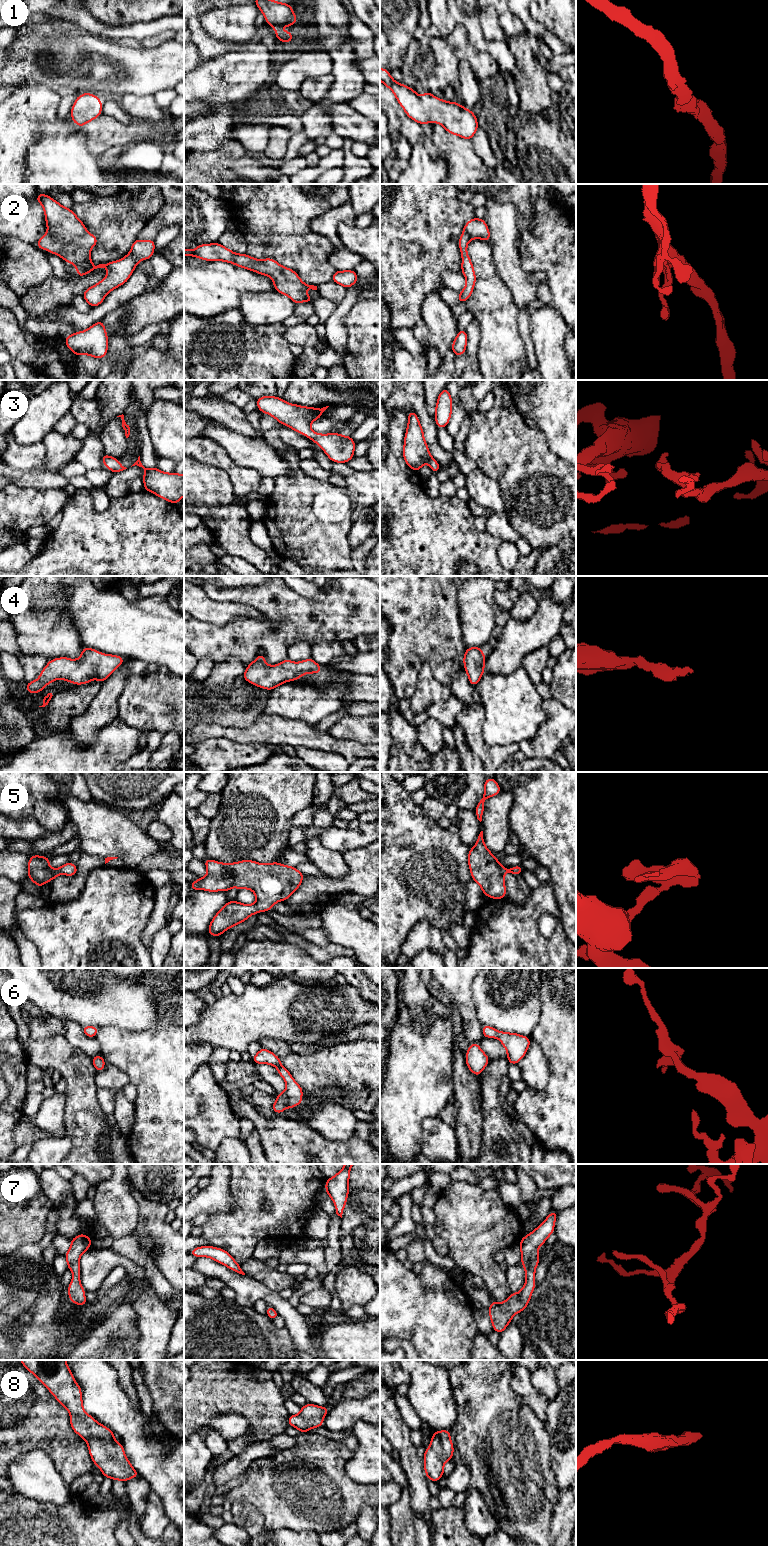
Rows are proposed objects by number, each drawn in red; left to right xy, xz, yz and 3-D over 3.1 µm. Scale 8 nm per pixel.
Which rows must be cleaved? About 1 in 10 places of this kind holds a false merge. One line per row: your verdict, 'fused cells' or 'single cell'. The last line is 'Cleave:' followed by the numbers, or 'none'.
1: single cell
2: single cell
3: single cell
4: single cell
5: single cell
6: single cell
7: single cell
8: single cell
Cleave: none

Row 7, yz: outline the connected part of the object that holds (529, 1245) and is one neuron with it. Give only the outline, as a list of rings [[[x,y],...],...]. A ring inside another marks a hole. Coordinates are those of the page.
[[[552,1211],[548,1217],[526,1237],[521,1237],[521,1260],[525,1269],[526,1282],[518,1293],[511,1293],[508,1299],[498,1303],[492,1299],[487,1309],[493,1325],[493,1330],[501,1334],[509,1325],[512,1317],[525,1310],[533,1293],[535,1284],[535,1270],[539,1264],[538,1248],[554,1233],[554,1225],[558,1213]]]

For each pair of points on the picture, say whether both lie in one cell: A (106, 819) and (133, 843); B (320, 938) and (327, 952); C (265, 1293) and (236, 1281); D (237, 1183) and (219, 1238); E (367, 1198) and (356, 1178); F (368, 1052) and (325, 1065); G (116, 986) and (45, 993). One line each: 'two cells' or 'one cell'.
A: one cell
B: two cells
C: one cell
D: one cell
E: two cells
F: one cell
G: one cell

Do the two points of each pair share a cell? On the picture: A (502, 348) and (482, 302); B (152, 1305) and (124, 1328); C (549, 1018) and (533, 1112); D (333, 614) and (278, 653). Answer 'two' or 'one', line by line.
A: one
B: two
C: one
D: one

